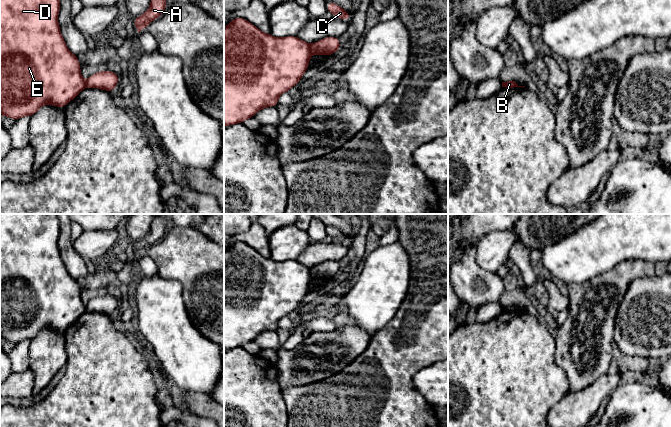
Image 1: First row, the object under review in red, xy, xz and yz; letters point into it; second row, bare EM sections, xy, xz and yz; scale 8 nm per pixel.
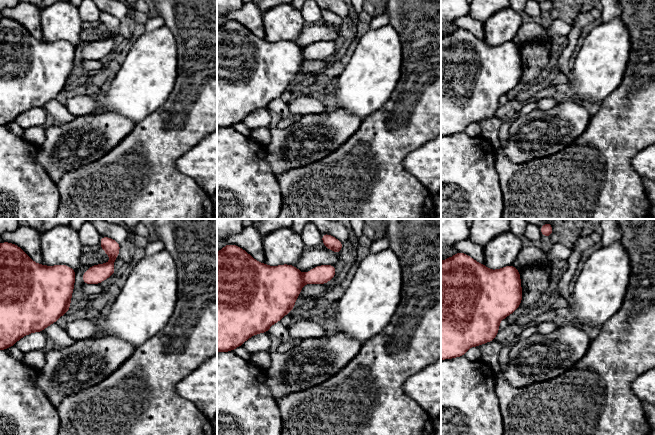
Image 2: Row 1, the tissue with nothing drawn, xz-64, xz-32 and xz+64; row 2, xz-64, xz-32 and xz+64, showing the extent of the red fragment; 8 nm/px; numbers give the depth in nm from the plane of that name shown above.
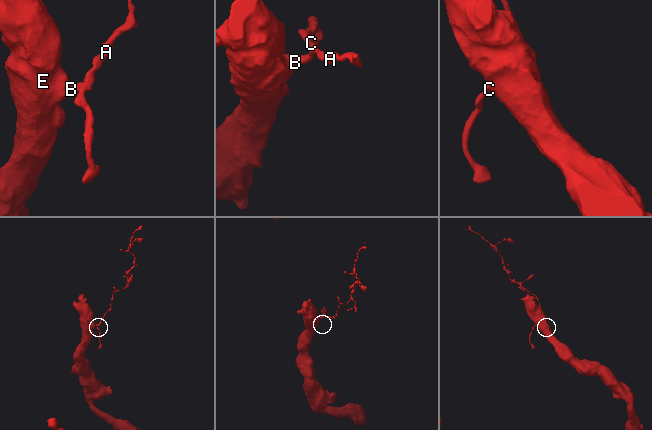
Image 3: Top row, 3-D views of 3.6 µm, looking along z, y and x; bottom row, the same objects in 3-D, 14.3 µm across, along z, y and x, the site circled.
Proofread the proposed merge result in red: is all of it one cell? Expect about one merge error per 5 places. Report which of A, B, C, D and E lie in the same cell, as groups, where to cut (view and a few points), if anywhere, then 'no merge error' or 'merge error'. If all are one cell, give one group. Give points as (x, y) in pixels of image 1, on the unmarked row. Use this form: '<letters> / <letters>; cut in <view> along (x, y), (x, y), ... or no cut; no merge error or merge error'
A C / B D E; cut in xz along (309, 269), (309, 273), (312, 276); merge error

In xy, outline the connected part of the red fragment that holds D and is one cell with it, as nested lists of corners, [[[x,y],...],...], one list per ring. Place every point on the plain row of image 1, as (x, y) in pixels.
[[[0,214],[0,339],[15,345],[25,340],[31,341],[45,328],[64,332],[86,311],[86,306],[81,300],[80,285],[69,275],[60,256],[59,235],[60,222],[57,214]]]

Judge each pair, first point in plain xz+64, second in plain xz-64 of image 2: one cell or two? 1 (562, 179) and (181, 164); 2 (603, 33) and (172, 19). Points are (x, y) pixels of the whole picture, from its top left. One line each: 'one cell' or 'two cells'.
1: two cells
2: two cells

